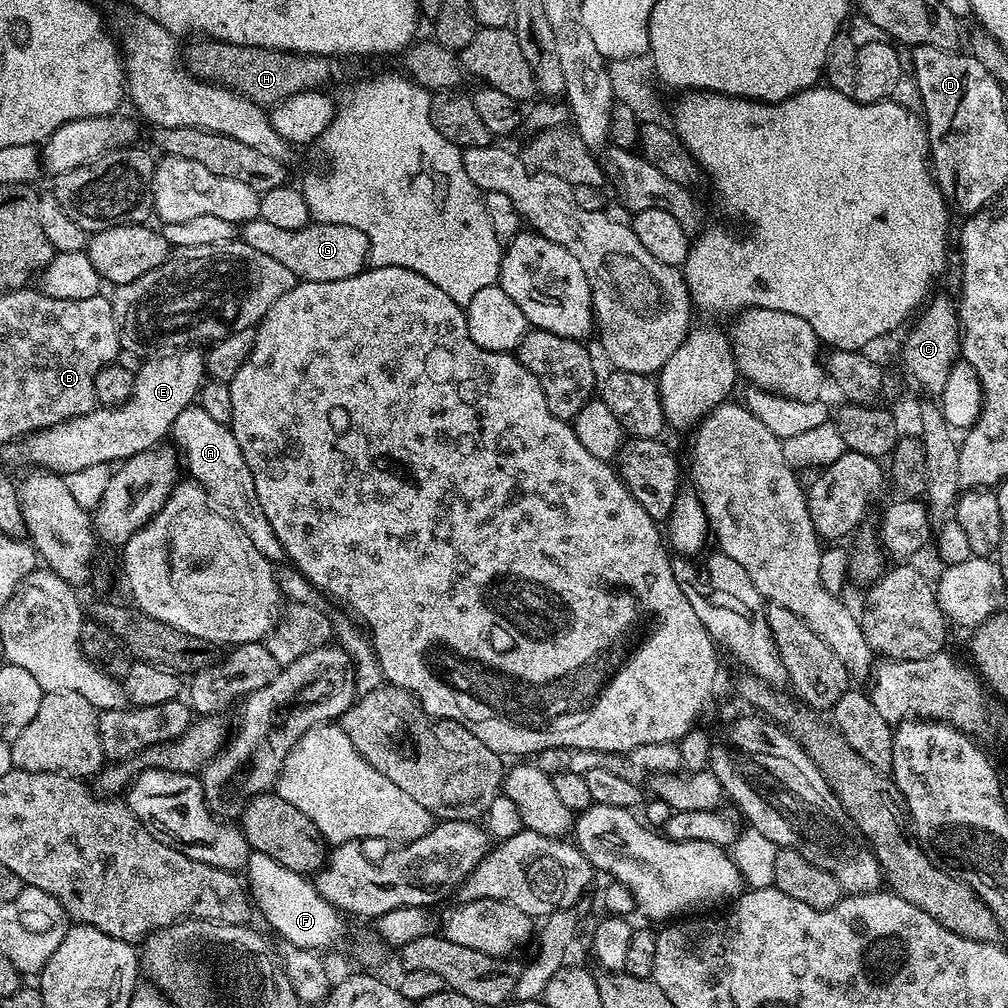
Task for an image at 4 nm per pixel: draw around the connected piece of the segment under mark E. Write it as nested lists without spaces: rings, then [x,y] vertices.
[[[199,347],[182,348],[175,352],[165,352],[145,359],[141,368],[135,369],[136,381],[134,390],[127,402],[119,406],[97,406],[92,411],[82,414],[78,418],[72,418],[61,424],[55,424],[49,428],[41,428],[40,431],[31,433],[19,442],[3,445],[2,452],[8,456],[24,455],[32,463],[36,470],[45,472],[67,474],[84,470],[90,466],[99,464],[111,465],[112,460],[123,462],[134,454],[142,454],[146,450],[157,447],[160,440],[169,435],[174,426],[174,420],[182,410],[186,410],[194,404],[199,397],[200,385],[205,383],[204,352]]]

